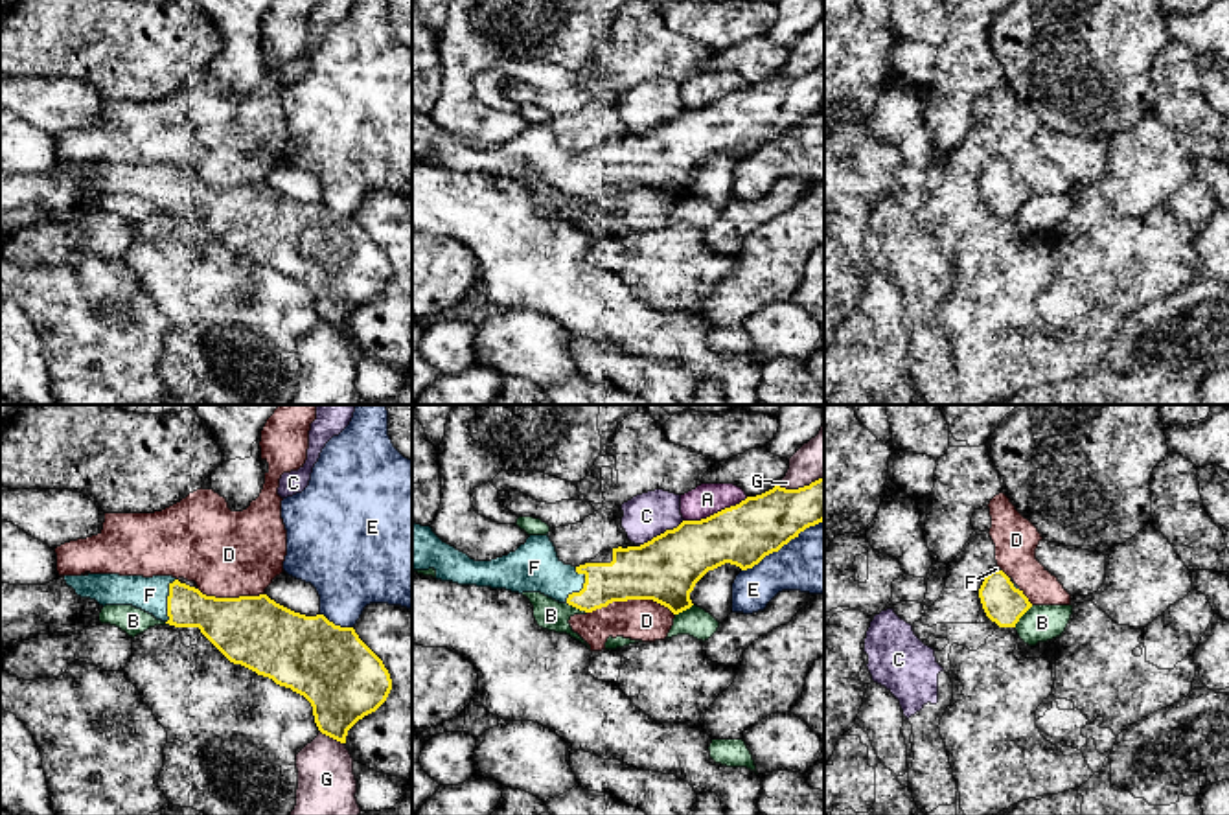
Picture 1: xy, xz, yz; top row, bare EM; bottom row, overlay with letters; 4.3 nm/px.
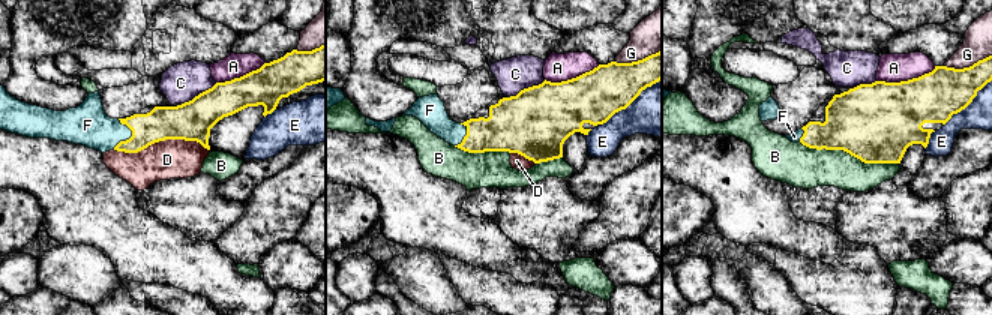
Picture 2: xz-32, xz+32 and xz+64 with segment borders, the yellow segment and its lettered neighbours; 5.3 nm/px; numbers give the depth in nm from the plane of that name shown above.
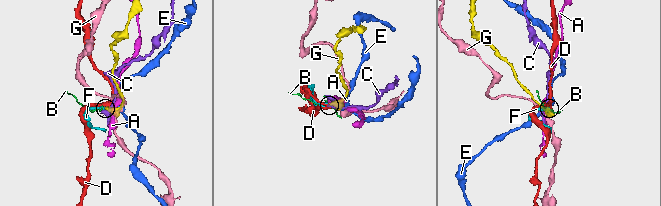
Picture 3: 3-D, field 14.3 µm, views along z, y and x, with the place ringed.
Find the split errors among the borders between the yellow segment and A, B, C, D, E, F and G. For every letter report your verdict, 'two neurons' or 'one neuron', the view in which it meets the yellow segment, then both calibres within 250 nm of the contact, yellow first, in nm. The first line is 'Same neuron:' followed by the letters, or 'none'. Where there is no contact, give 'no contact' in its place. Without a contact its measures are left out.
Same neuron: F
A: two neurons; contact in xz; calibres 260 and 140 nm
B: two neurons; contact in yz; calibres 180 and 160 nm
C: two neurons; contact in xz; calibres 280 and 200 nm
D: two neurons; contact in xz; calibres 280 and 180 nm
E: two neurons; contact in xz; calibres 260 and 300 nm
F: one neuron; contact in xz; calibres 240 and 220 nm
G: two neurons; contact in xy; calibres 360 and 260 nm

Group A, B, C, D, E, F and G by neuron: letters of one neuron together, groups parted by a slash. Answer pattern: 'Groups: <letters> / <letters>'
Groups: A / B D / C / E / F / G

